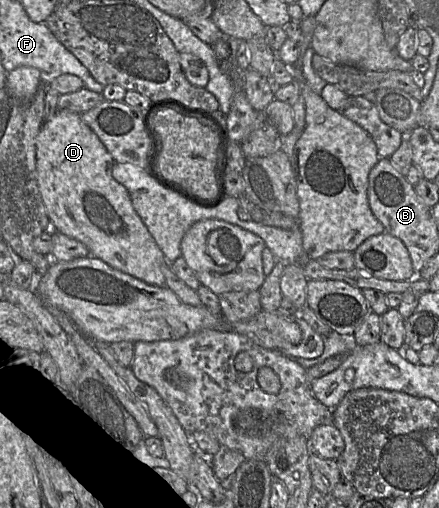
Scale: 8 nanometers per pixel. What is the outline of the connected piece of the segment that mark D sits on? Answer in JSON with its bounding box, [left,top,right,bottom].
[36,110,166,287]

